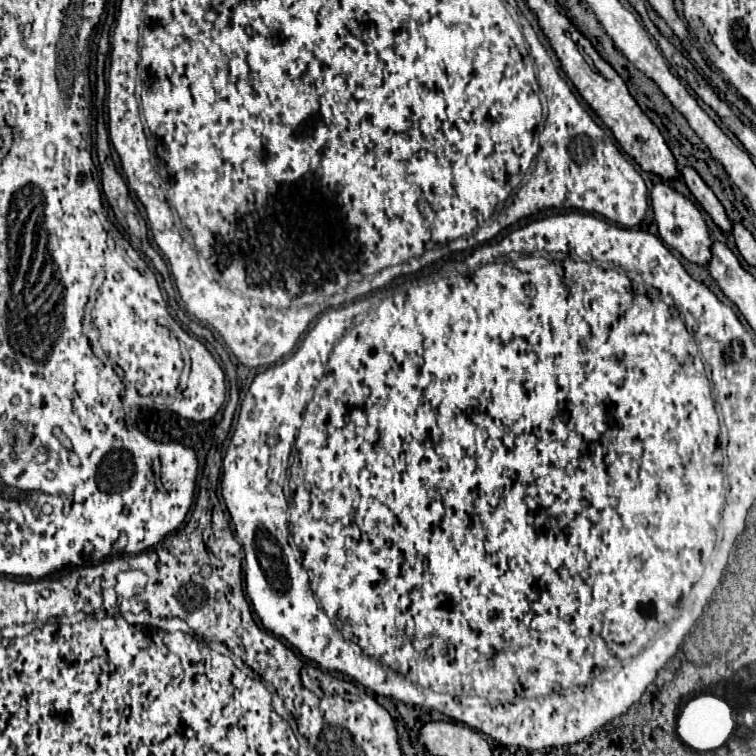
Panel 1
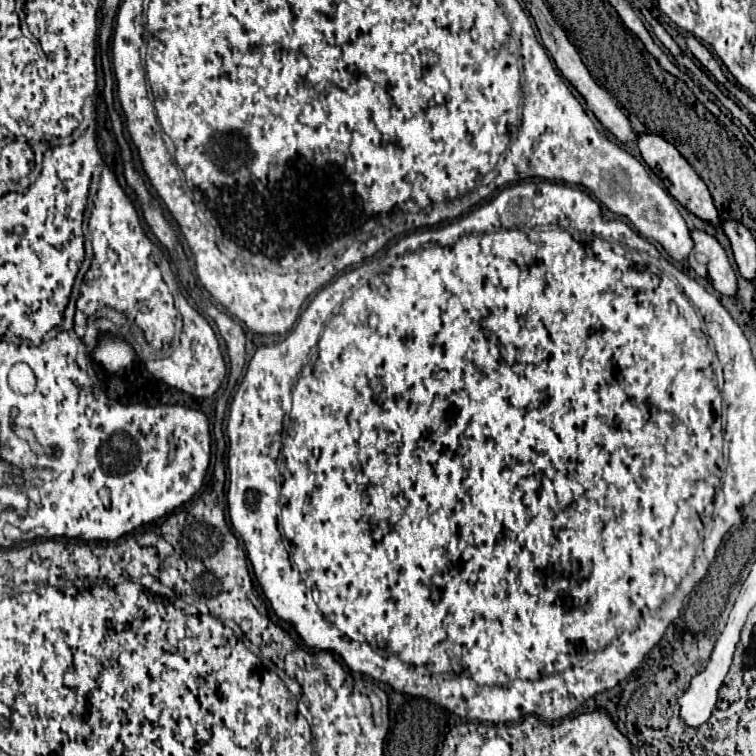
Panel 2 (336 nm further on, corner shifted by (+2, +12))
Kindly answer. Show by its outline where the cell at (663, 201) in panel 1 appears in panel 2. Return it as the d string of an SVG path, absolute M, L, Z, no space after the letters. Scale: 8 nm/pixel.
M692 230L690 238L694 242L692 252L688 254L688 264L690 268L702 276L708 278L710 284L726 296L734 296L736 294L736 274L726 258L724 248L720 246L720 242L700 230Z

